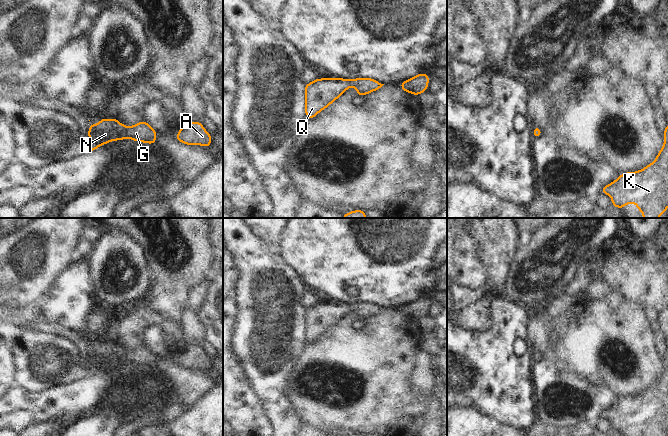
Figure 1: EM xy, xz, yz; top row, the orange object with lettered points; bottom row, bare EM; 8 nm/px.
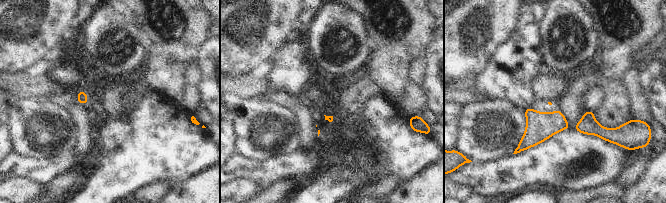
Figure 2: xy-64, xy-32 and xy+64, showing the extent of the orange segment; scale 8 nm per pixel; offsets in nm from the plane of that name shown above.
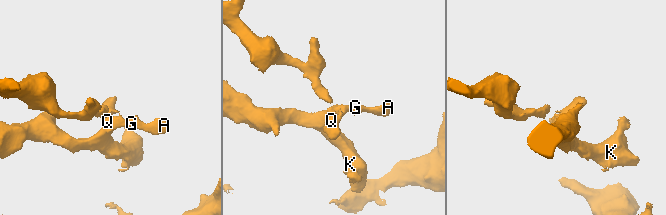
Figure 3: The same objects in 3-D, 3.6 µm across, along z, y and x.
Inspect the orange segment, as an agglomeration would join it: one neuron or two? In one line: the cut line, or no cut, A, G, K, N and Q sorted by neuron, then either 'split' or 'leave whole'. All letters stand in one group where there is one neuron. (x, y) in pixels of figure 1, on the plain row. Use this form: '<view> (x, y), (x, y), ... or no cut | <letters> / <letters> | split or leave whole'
no cut | A G K N Q | leave whole

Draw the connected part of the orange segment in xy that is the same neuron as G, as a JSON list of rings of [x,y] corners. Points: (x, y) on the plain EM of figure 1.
[[[103,342],[96,349],[90,346],[88,361],[90,363],[90,368],[86,374],[87,376],[92,376],[99,370],[105,369],[108,366],[124,364],[125,362],[137,366],[155,368],[157,357],[143,344],[134,350],[125,351],[124,348],[119,347],[116,342]]]

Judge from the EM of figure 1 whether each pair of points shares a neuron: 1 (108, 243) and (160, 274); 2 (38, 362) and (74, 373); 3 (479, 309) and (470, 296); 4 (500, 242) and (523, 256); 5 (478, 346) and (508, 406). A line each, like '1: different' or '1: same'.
1: different
2: same
3: different
4: different
5: same

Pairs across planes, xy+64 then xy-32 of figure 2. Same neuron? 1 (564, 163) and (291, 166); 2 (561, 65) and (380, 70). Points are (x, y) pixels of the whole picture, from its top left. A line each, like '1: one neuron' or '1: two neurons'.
1: one neuron
2: two neurons

